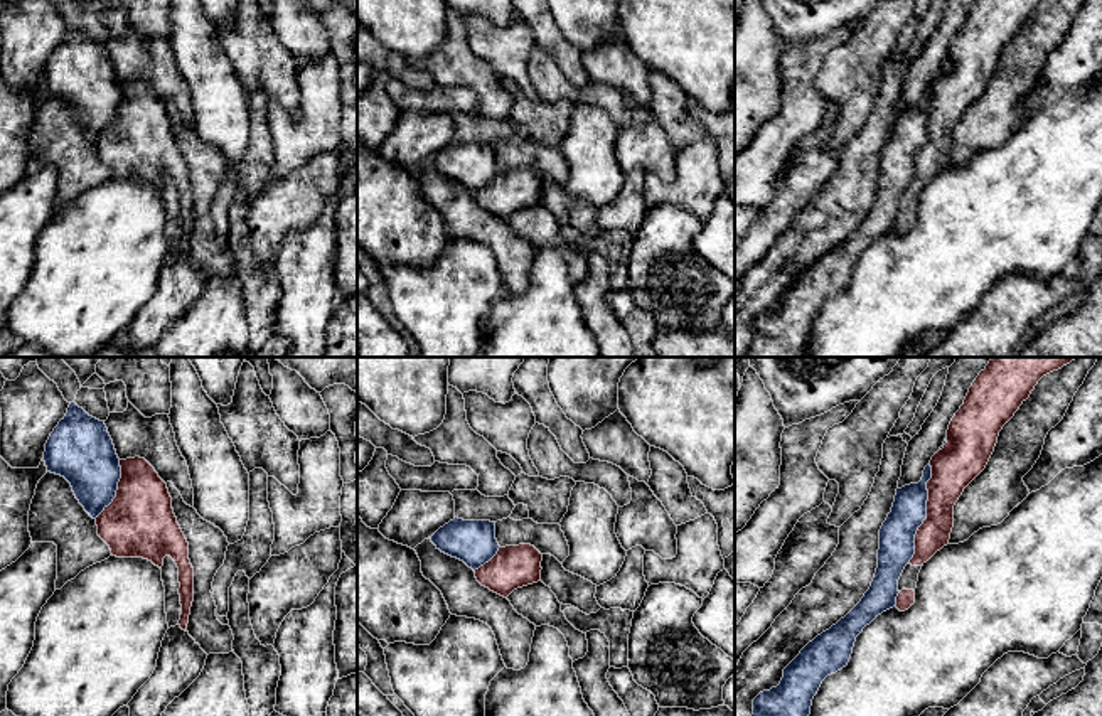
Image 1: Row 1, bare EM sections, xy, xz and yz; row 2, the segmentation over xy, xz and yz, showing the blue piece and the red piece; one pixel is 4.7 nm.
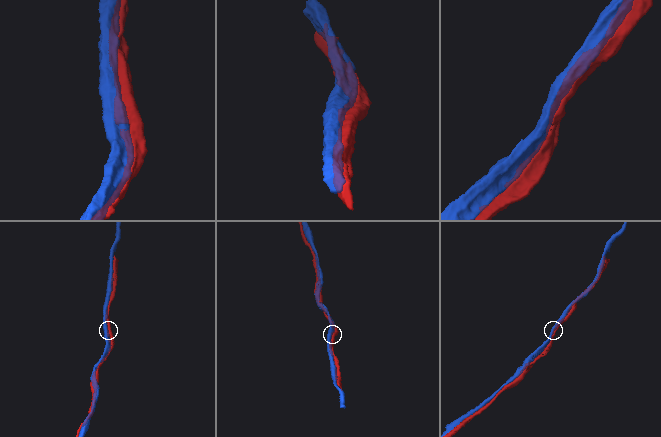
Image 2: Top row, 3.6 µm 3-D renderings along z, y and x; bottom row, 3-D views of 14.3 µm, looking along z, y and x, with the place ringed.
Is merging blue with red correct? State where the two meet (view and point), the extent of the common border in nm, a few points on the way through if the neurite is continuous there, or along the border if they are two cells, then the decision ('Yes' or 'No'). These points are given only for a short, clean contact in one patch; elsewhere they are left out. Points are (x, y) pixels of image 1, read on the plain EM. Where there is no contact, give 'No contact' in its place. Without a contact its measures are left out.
Touches blue at yz (925, 135). Shared border 480 nm. No

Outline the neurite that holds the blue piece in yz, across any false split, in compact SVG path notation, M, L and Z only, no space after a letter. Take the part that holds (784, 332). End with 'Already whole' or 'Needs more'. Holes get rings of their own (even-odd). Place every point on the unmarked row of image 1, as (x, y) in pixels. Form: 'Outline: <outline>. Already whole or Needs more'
Outline: M928 86L918 106L896 111L891 135L880 152L878 190L869 212L844 241L800 273L784 291L777 310L753 322L753 337L743 357L804 357L822 303L848 288L863 251L896 229L898 202L915 177L915 157L927 142L930 101Z. Already whole

